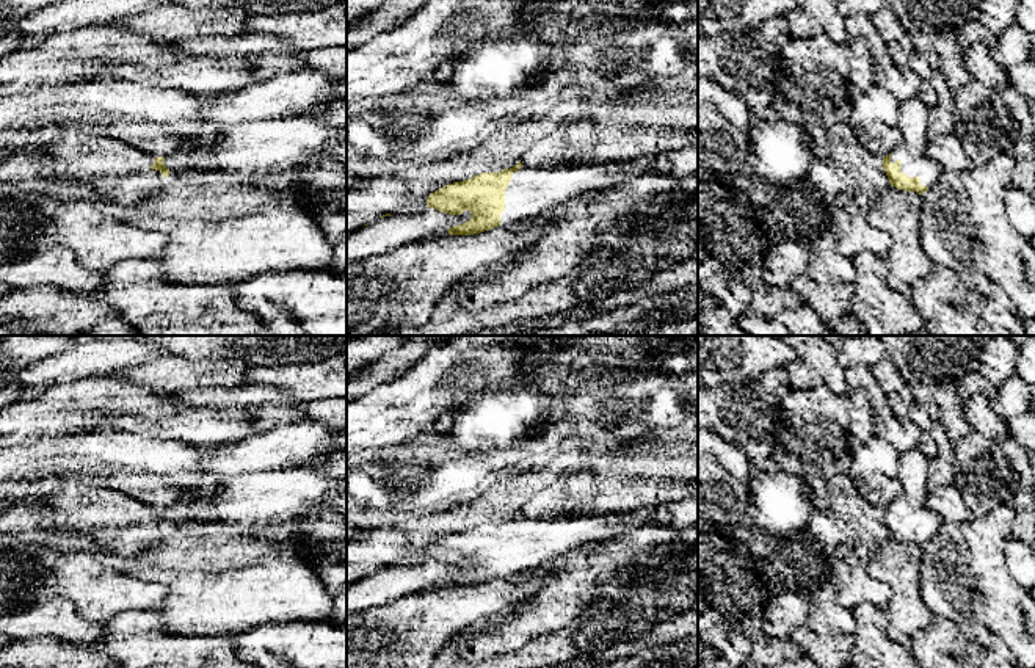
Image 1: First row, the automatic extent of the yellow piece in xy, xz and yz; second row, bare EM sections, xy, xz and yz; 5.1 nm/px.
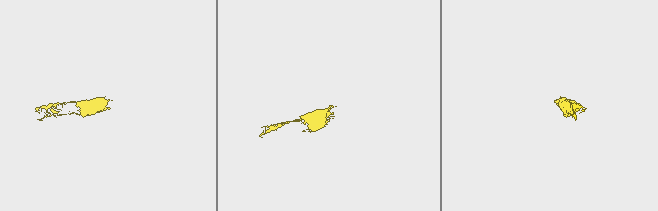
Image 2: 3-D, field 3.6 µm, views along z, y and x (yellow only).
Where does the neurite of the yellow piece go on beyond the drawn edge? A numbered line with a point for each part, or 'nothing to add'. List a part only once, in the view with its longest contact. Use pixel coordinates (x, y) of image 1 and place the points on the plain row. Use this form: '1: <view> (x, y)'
1: xz (413, 560)
2: yz (913, 515)

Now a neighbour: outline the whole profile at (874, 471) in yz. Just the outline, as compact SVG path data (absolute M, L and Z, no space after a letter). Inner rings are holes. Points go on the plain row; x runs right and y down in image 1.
M872 437L852 452L847 475L870 505L886 508L903 494L899 481L900 453L884 437Z

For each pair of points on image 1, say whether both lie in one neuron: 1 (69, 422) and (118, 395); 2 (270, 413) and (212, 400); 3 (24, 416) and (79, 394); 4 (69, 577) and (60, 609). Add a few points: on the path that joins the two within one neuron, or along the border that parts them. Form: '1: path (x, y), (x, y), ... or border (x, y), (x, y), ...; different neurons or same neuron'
1: path (82, 410), (91, 400), (105, 397); same neuron
2: path (257, 399), (228, 397); same neuron
3: path (38, 416), (52, 414), (65, 402); same neuron
4: border (41, 587), (52, 595), (66, 598), (88, 623); different neurons

